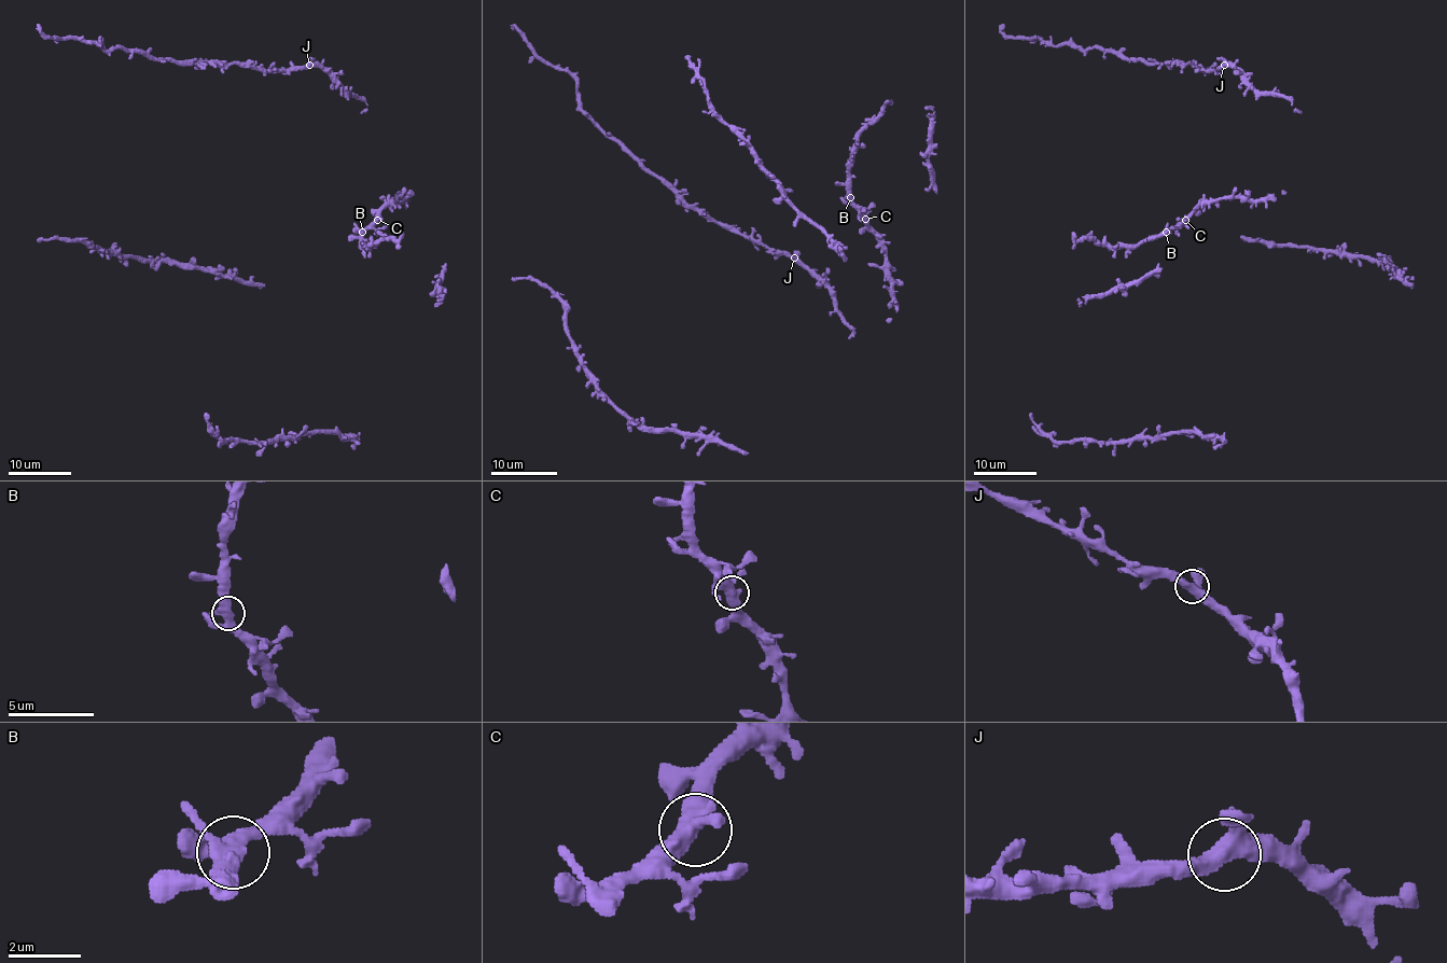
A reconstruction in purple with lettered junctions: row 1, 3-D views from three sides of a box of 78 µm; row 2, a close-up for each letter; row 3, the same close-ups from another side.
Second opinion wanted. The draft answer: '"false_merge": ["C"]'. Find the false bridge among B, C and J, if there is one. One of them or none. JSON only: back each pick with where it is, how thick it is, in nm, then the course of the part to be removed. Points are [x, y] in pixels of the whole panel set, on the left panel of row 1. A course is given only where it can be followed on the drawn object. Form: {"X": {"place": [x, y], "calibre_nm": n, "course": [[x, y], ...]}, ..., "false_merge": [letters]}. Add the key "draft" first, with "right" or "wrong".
{"draft": "wrong", "false_merge": []}

